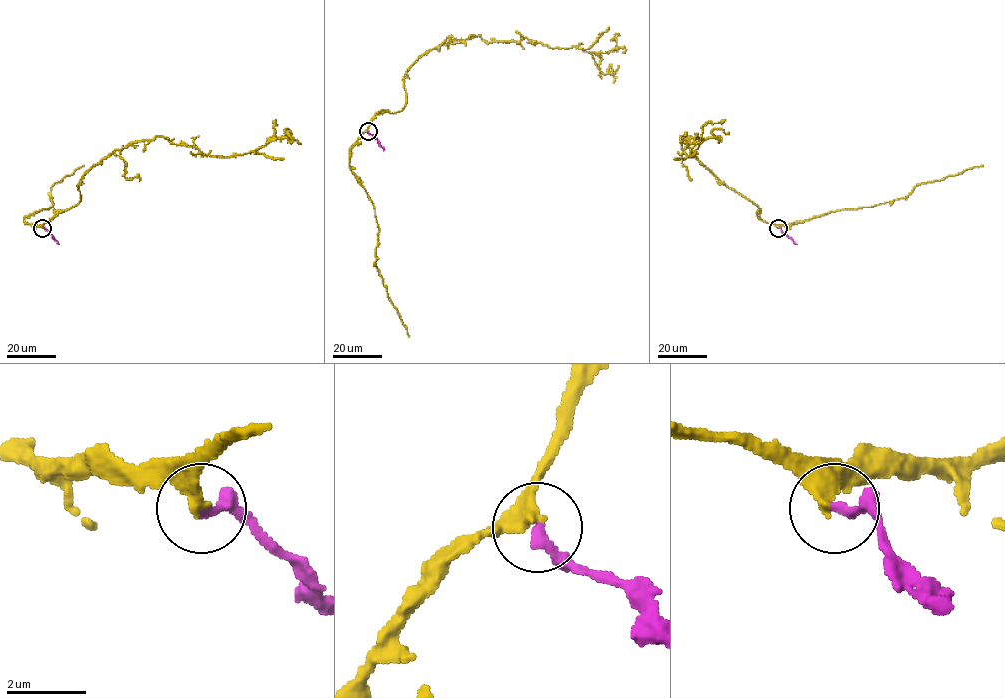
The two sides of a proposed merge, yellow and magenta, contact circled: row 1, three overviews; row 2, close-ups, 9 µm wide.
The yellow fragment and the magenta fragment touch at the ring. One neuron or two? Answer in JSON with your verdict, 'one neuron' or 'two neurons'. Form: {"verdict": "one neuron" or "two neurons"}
{"verdict": "one neuron"}

